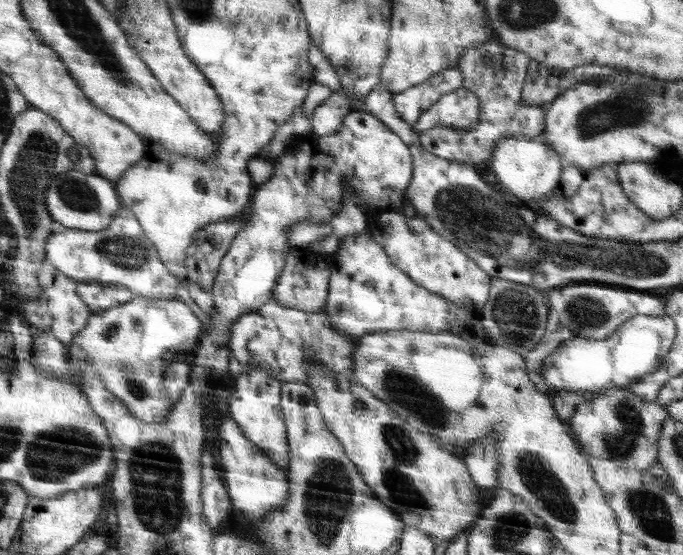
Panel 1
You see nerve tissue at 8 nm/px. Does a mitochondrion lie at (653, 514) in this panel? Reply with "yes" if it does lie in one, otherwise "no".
yes

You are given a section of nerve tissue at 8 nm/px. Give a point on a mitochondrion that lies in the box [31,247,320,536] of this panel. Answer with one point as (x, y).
(137, 388)

